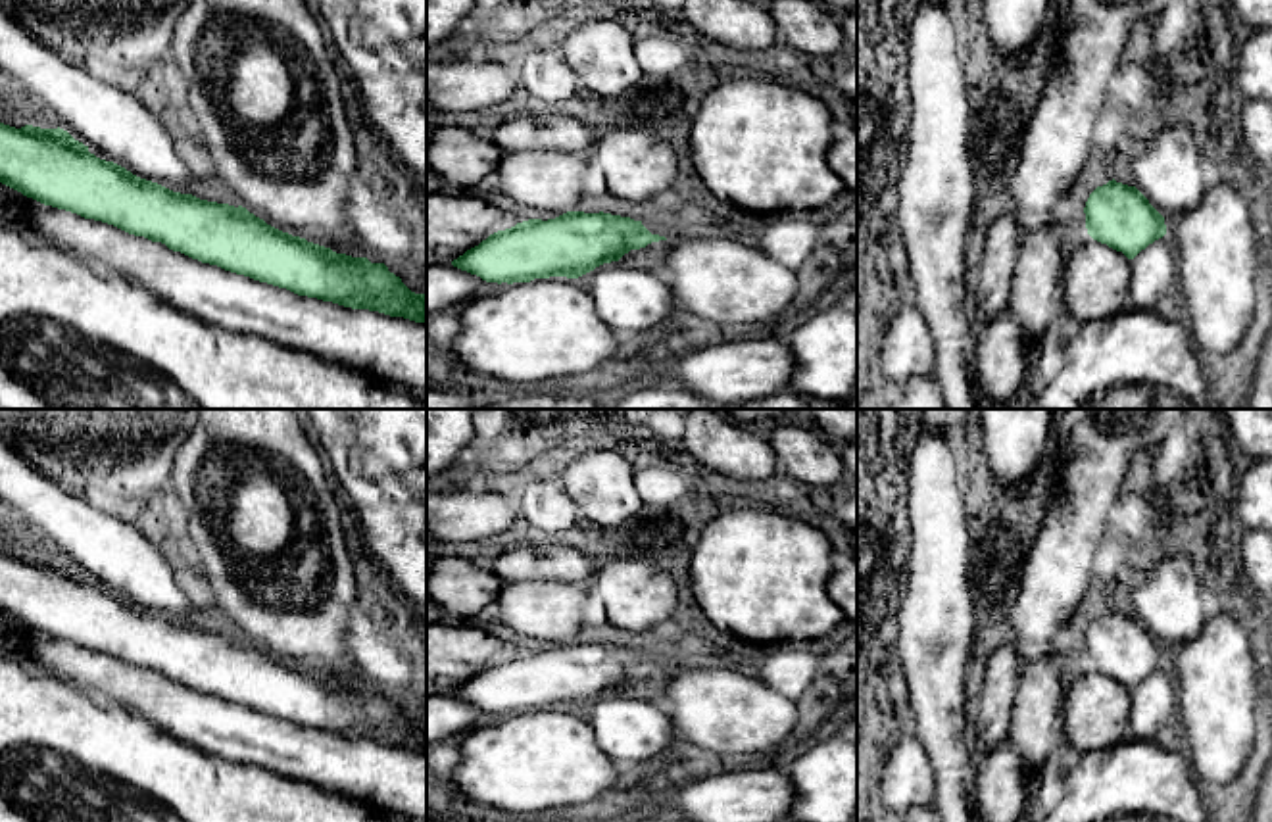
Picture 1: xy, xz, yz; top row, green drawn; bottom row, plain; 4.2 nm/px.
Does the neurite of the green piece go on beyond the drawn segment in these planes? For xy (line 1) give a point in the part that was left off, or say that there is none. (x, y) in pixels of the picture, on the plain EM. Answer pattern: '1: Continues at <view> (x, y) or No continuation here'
1: No continuation here

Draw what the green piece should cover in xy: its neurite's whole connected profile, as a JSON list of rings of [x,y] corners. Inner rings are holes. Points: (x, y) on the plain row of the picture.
[[[0,553],[0,613],[44,636],[113,655],[202,693],[286,718],[298,726],[427,753],[427,724],[411,722],[384,693],[336,684],[282,663],[242,636],[200,630],[140,609],[113,592],[96,588],[88,576],[60,557],[15,559]]]

